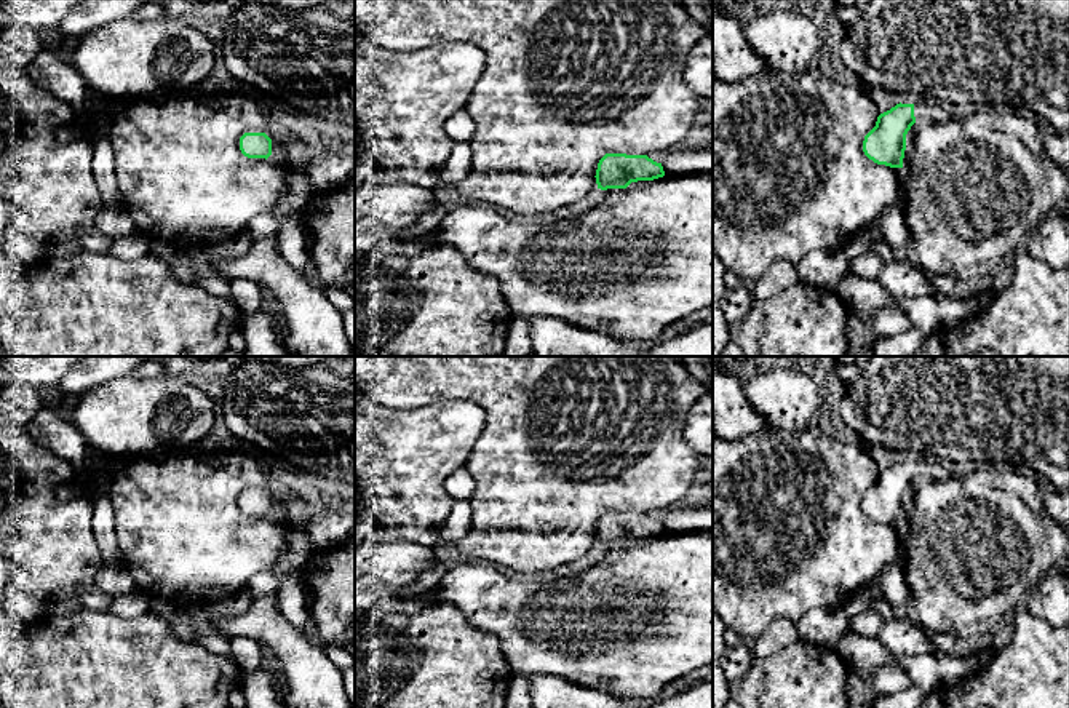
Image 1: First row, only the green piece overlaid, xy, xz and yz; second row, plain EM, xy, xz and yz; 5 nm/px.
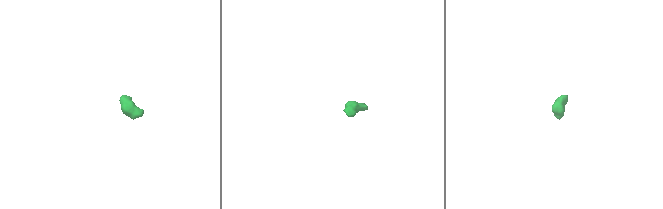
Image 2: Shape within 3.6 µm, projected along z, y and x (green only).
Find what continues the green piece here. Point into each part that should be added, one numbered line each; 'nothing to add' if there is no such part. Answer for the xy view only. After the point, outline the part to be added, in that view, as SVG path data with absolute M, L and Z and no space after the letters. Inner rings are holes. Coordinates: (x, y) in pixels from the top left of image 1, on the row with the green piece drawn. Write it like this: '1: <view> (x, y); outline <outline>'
nothing to add

